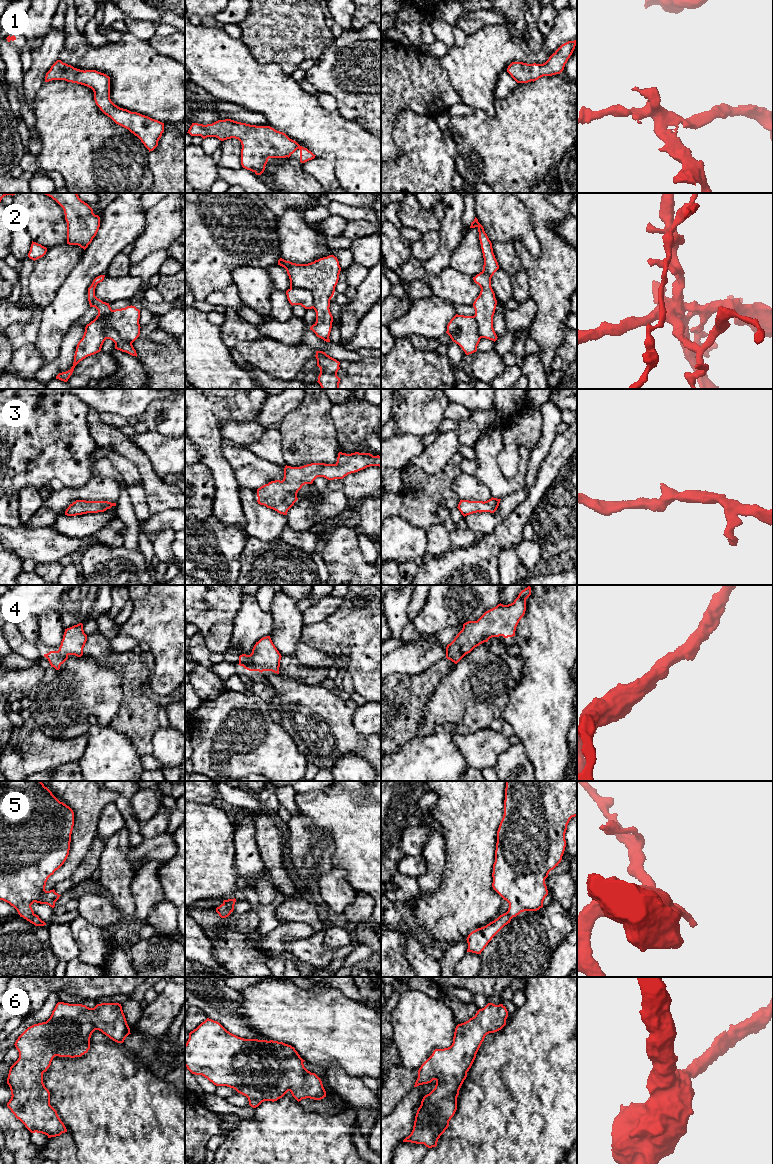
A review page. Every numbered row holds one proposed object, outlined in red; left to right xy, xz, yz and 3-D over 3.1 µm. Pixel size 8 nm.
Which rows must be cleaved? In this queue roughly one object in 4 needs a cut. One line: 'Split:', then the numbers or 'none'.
Split: 2

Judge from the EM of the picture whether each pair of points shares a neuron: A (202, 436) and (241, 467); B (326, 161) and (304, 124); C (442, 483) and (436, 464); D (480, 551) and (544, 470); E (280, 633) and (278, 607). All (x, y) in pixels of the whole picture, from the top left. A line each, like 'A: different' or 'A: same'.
A: different
B: different
C: different
D: same
E: same

